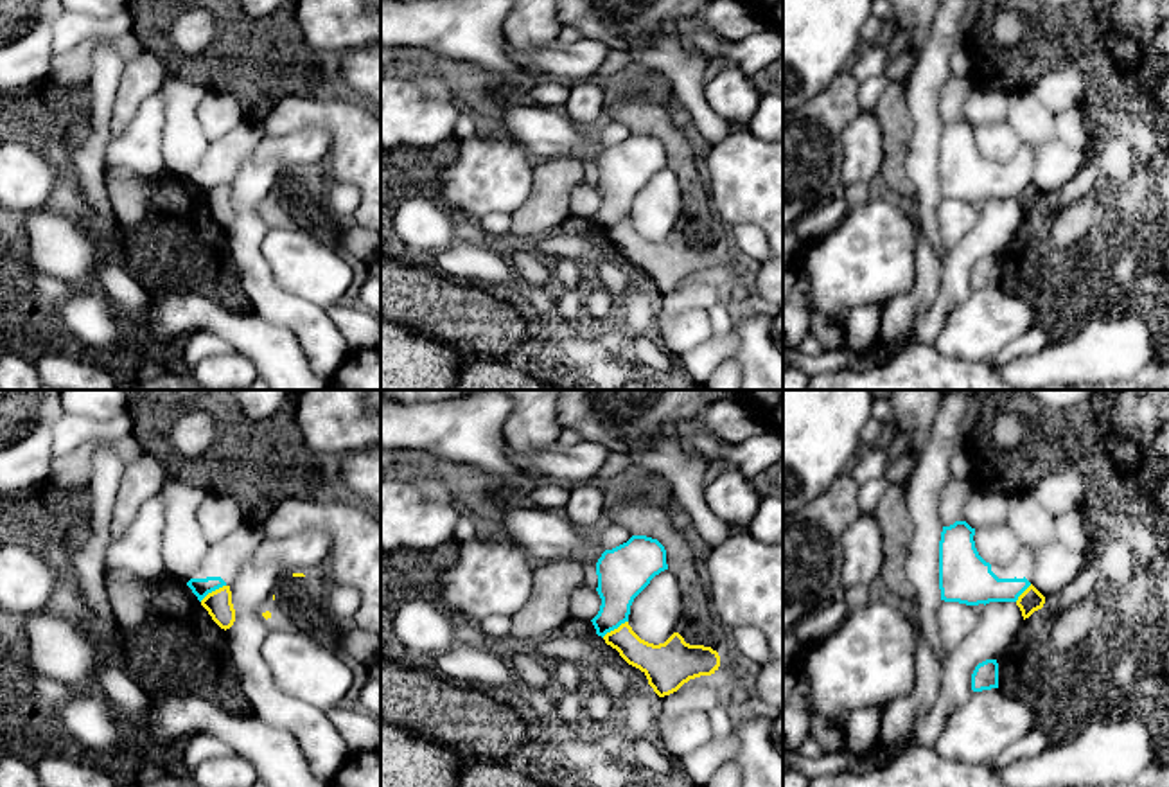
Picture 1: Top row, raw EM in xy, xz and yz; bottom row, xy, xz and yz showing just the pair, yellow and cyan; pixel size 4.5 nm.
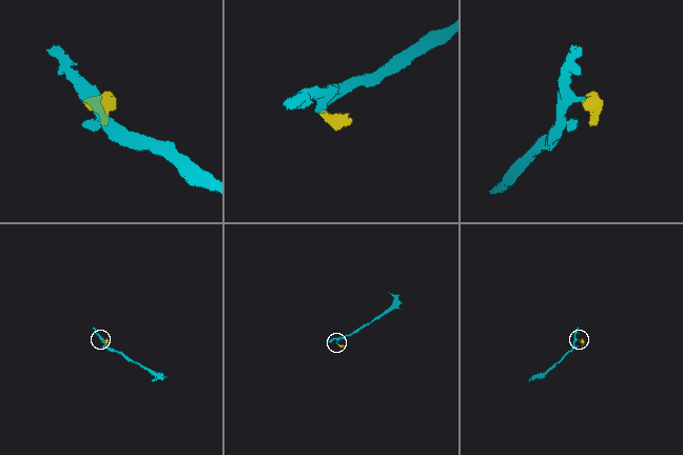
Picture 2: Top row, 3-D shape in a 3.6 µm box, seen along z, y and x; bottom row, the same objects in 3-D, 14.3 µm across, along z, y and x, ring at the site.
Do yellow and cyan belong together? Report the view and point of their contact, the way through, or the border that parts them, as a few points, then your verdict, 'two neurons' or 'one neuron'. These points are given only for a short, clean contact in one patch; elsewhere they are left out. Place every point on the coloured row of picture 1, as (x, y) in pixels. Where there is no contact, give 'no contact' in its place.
contact xy (212, 592); border xy (225, 584), (209, 592), (200, 601); two neurons

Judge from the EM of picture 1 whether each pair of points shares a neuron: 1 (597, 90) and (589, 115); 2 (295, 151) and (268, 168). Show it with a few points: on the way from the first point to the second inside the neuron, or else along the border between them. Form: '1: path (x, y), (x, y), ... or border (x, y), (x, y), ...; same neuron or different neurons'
1: path (591, 96), (589, 110); same neuron
2: path (288, 153), (275, 160); same neuron

